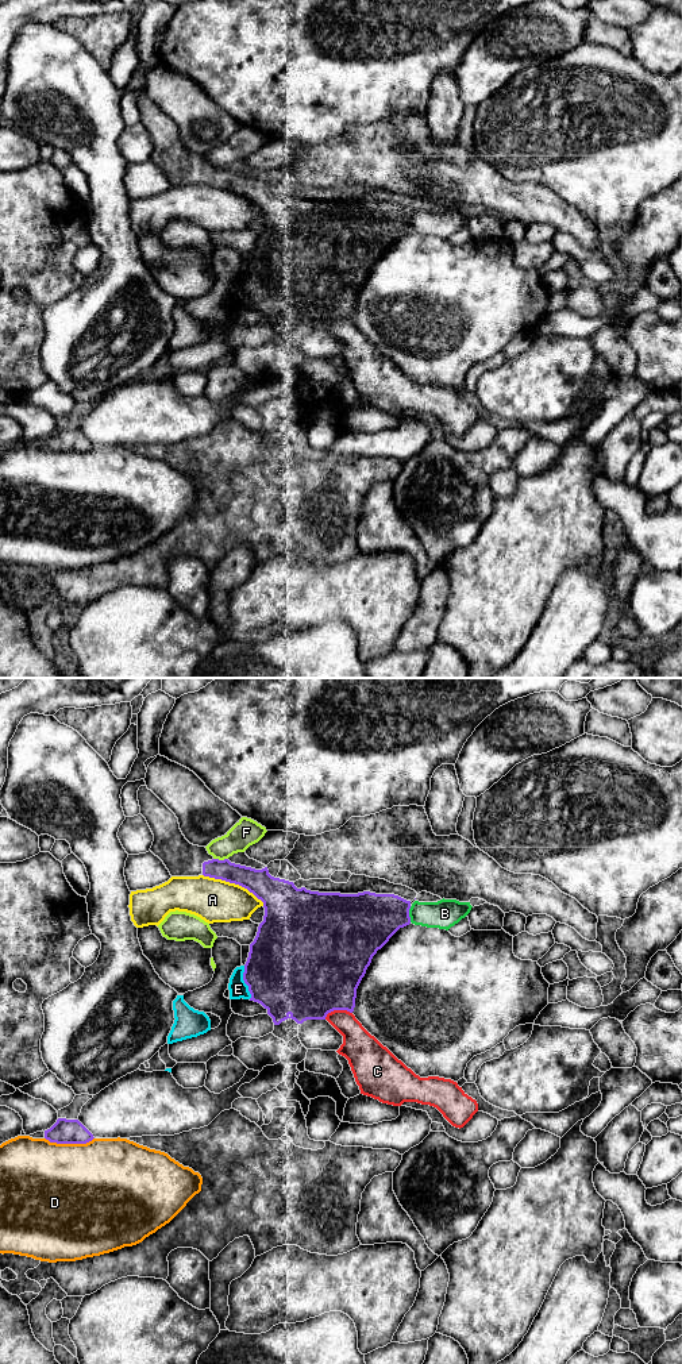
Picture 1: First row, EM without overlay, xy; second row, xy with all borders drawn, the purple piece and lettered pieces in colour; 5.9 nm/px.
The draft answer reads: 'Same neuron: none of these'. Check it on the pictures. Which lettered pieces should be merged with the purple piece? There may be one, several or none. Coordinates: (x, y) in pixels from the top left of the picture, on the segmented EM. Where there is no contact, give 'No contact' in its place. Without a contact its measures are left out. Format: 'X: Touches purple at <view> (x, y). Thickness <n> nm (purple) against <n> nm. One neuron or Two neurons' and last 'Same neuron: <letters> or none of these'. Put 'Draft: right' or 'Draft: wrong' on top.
Draft: right
A: Touches purple at xy (234, 882). Thickness 180 nm (purple) against 260 nm. Two neurons
B: Touches purple at xy (408, 914). Thickness 340 nm (purple) against 170 nm. Two neurons
C: Touches purple at xy (336, 1009). Thickness 500 nm (purple) against 190 nm. Two neurons
D: Touches purple at xy (69, 1143). Thickness 150 nm (purple) against 500 nm. Two neurons
E: Touches purple at xy (245, 982). Thickness 480 nm (purple) against 110 nm. Two neurons
F: Touches purple at xy (220, 860). Thickness 140 nm (purple) against 160 nm. Two neurons
Same neuron: none of these

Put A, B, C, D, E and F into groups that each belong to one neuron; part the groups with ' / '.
A / B / C E / D / F

